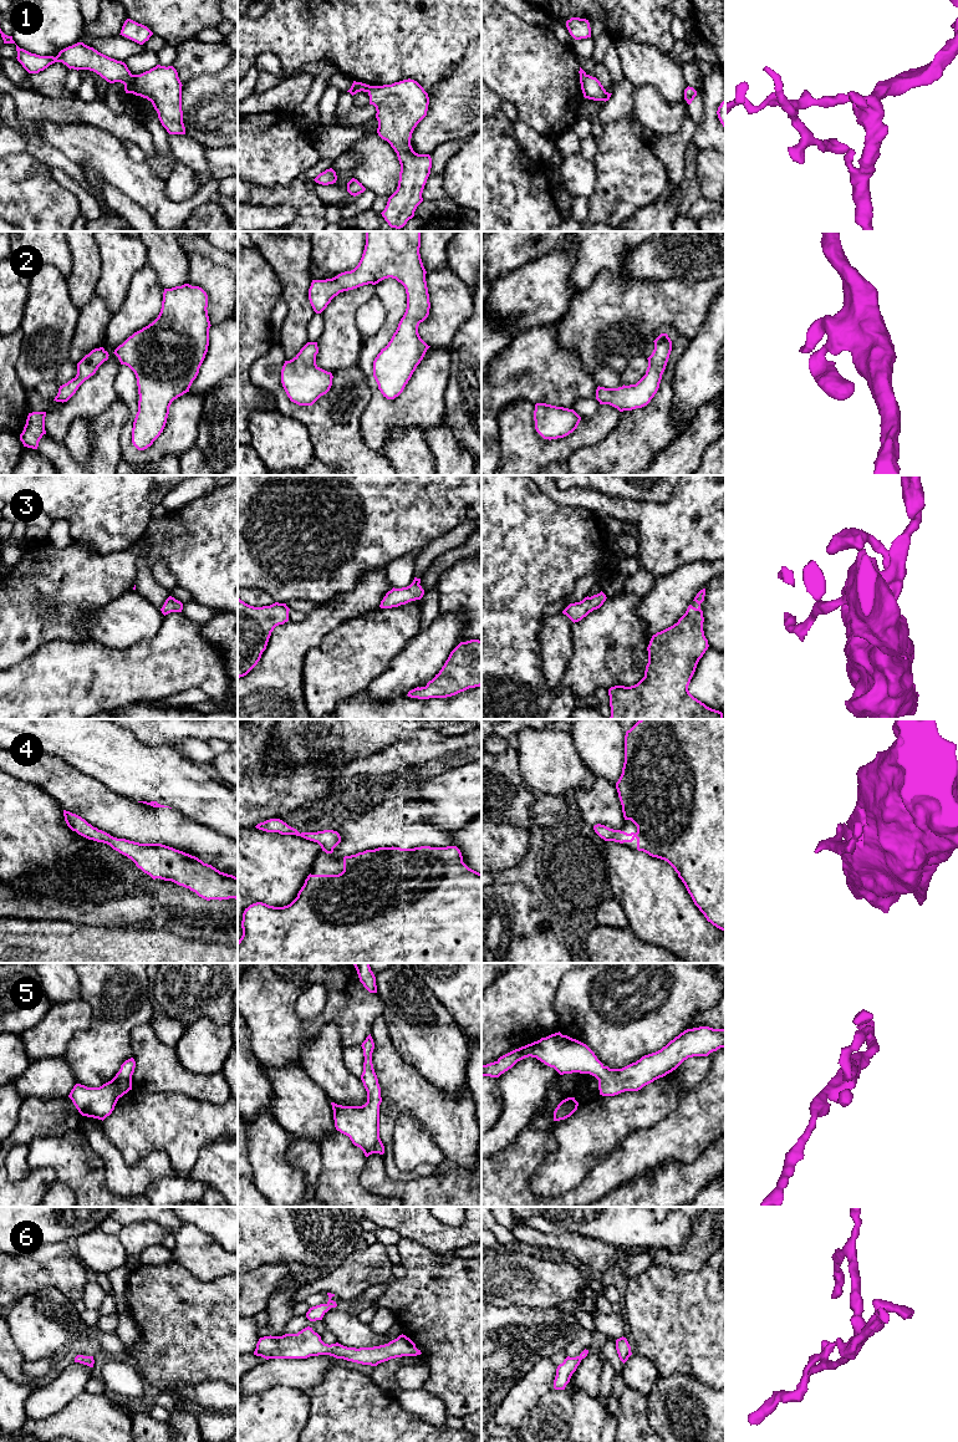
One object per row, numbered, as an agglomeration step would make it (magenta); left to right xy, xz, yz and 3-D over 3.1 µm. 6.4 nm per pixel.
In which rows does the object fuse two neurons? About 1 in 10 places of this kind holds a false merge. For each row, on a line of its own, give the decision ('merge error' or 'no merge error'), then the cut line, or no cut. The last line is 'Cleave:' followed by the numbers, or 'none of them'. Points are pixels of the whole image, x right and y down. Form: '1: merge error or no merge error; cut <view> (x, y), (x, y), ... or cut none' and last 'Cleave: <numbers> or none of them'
1: no merge error; cut none
2: no merge error; cut none
3: no merge error; cut none
4: no merge error; cut none
5: no merge error; cut none
6: no merge error; cut none
Cleave: none of them

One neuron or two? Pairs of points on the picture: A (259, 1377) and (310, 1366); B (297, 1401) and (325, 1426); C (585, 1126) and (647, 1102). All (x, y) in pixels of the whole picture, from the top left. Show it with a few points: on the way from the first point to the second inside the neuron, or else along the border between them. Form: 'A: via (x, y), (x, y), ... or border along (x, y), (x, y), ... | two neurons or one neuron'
A: via (271, 1372), (297, 1372) | one neuron
B: border along (305, 1390), (310, 1401), (310, 1416), (302, 1428) | two neurons
C: via (600, 1125), (632, 1109) | one neuron

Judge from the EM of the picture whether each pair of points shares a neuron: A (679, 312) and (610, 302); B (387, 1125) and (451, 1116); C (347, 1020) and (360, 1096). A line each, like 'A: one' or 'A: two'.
A: one
B: one
C: two

